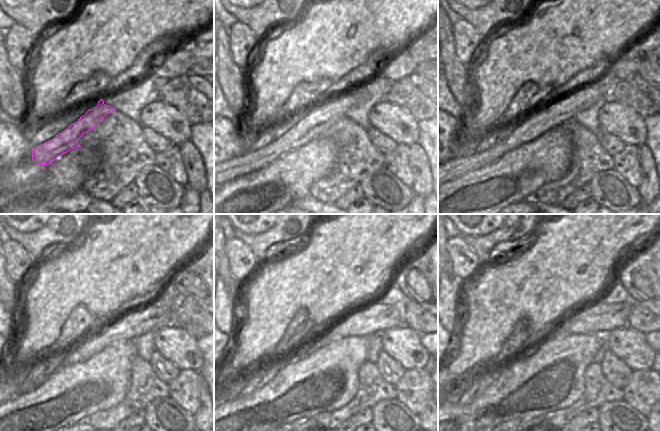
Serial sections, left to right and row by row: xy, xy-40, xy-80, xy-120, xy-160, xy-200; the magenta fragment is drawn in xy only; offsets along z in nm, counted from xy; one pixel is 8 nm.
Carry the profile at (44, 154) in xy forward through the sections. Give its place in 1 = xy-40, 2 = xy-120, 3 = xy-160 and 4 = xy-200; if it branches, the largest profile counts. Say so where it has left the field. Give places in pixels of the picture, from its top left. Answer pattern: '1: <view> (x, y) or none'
1: xy-40 (323, 115)
2: xy-120 (133, 324)
3: xy-160 (375, 317)
4: xy-200 (597, 317)

